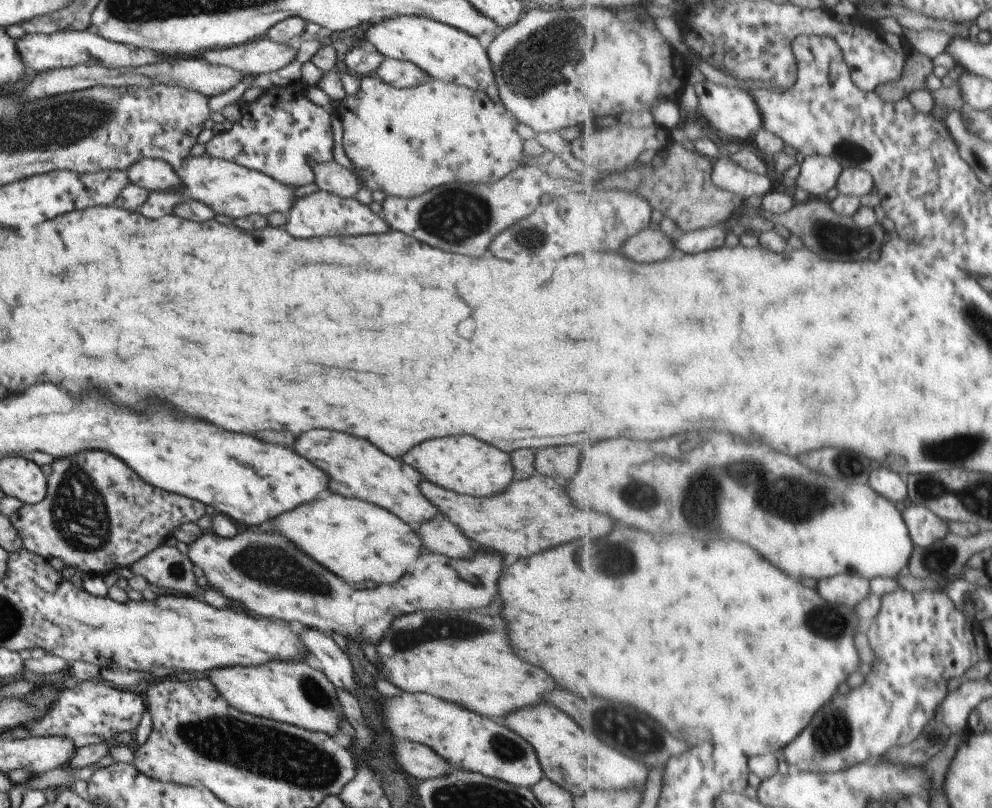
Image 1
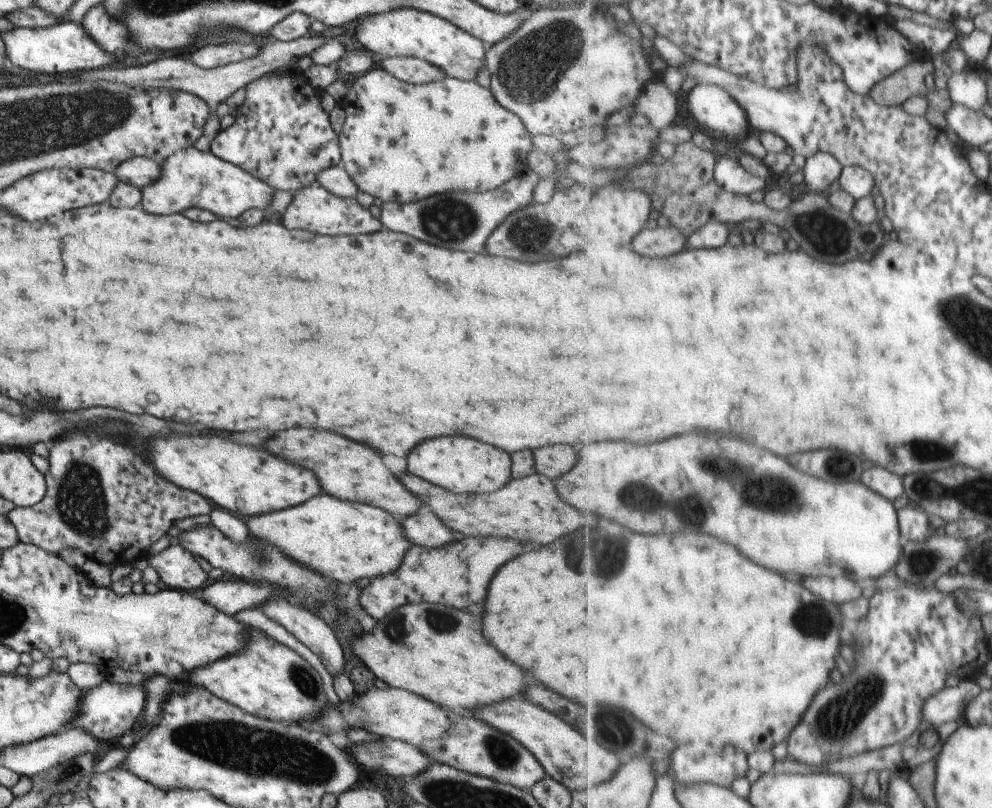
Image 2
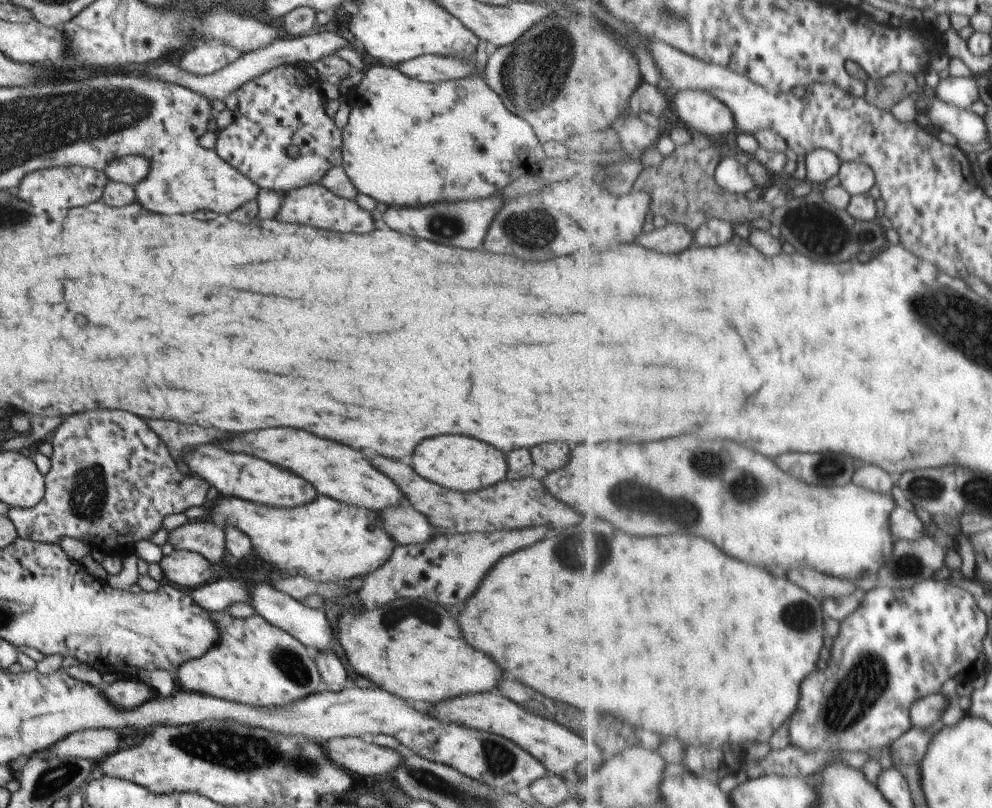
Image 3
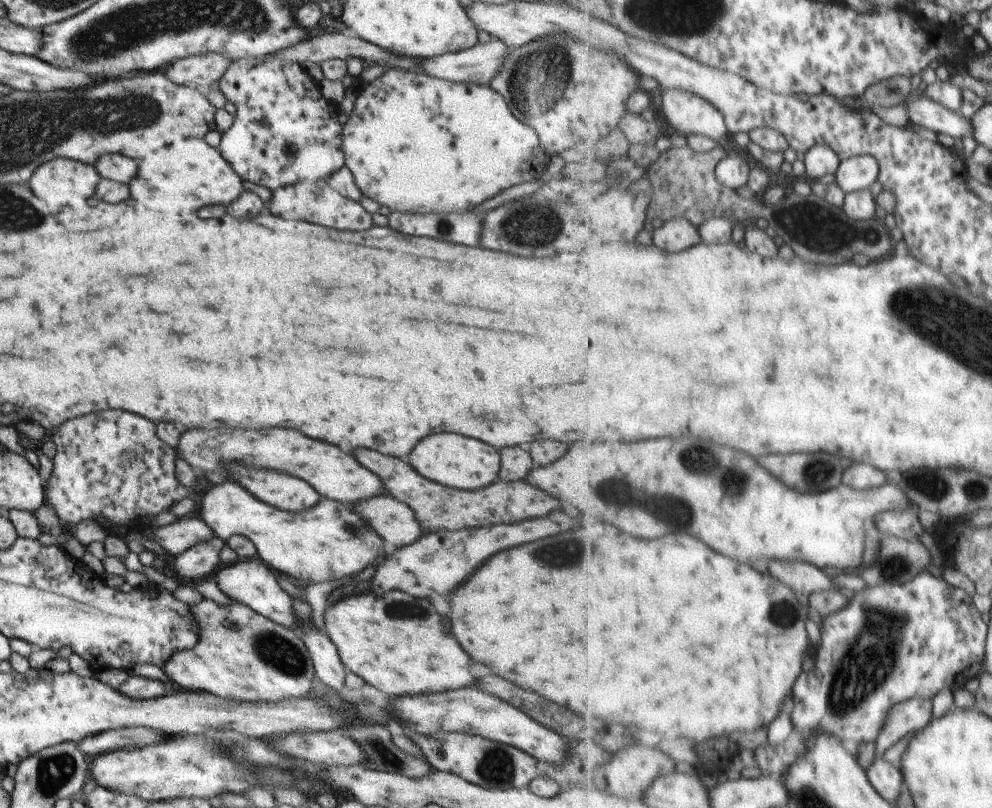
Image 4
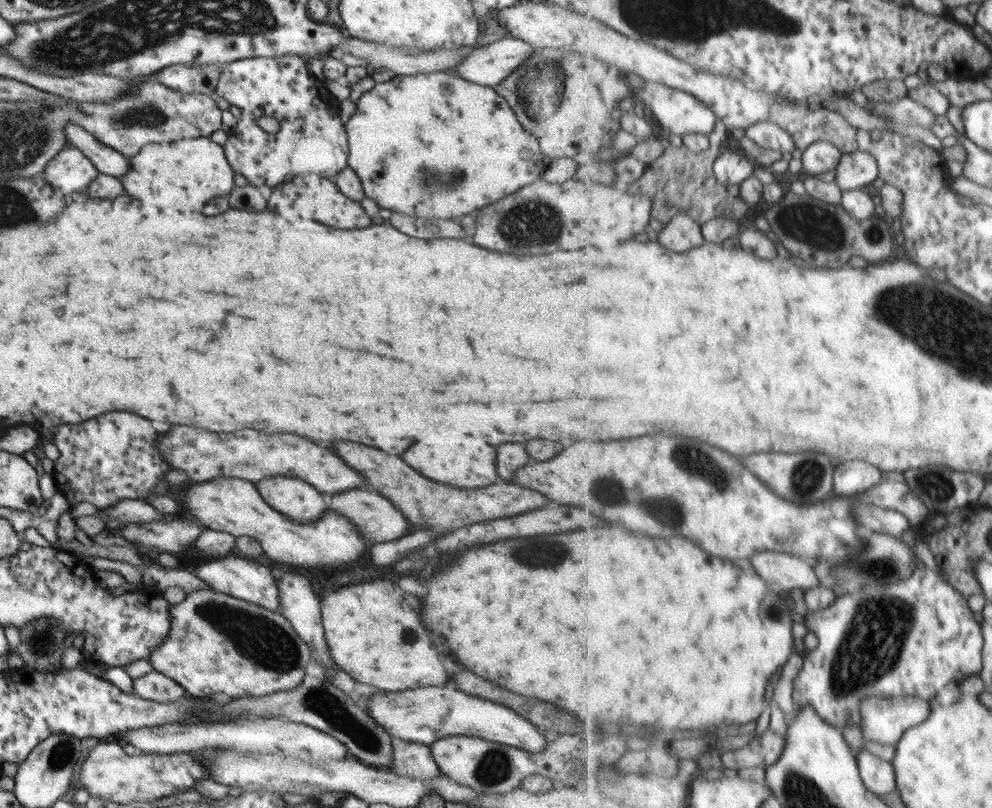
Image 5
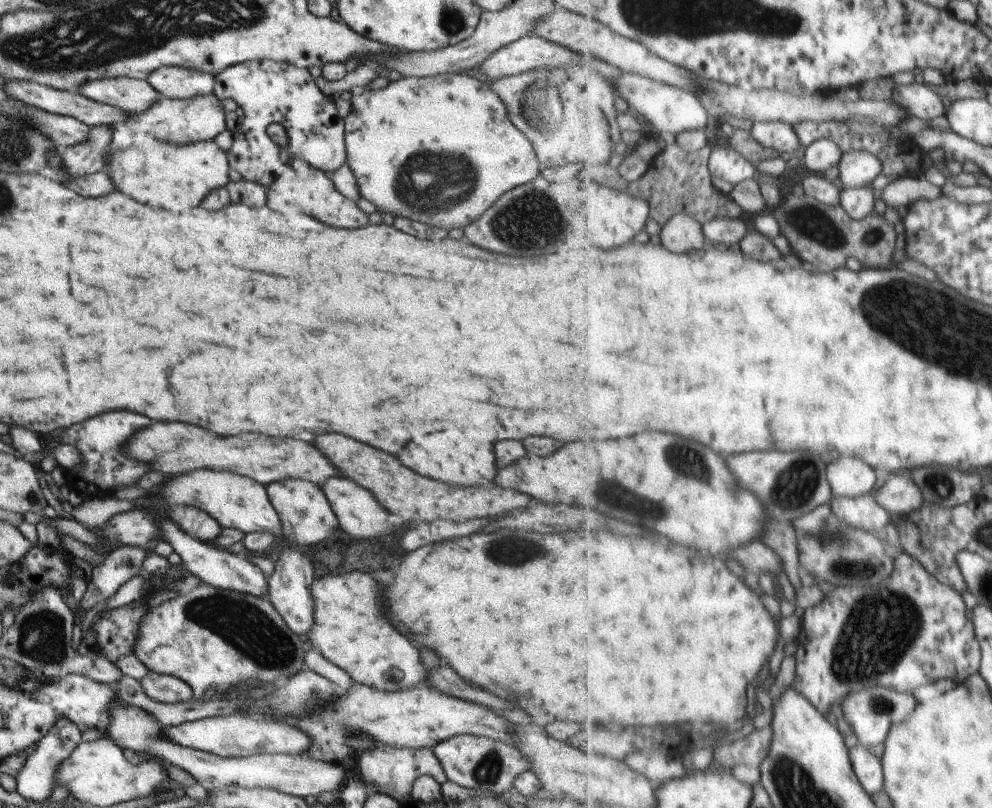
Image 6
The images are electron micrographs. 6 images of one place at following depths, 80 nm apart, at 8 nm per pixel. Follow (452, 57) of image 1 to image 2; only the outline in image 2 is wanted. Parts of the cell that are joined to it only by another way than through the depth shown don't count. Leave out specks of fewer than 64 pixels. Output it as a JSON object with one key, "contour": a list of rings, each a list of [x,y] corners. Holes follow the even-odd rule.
{"contour":[[[397,7],[391,10],[363,17],[354,28],[355,38],[362,50],[376,61],[395,57],[415,57],[438,66],[447,77],[468,81],[475,77],[478,68],[484,64],[481,41],[457,25],[443,20],[443,17],[411,7]]]}

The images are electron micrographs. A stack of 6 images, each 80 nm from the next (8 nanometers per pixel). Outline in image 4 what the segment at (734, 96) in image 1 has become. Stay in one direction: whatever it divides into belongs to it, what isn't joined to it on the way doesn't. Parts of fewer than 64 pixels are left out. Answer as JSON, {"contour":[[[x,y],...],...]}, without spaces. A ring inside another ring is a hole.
{"contour":[[[660,89],[662,114],[677,133],[699,133],[716,141],[727,134],[725,117],[711,101],[681,89]]]}

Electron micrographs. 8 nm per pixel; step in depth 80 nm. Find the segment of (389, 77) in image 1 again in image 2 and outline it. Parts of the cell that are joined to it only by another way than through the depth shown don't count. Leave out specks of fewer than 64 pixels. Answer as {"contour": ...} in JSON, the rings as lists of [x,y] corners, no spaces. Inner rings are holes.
{"contour":[[[395,57],[378,61],[379,67],[399,80],[411,83],[430,83],[446,76],[438,66],[415,57]]]}

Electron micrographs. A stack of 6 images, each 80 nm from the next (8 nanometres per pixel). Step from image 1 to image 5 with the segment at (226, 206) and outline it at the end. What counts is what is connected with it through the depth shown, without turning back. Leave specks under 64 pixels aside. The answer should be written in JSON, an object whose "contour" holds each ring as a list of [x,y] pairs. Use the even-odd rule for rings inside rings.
{"contour":[[[209,137],[148,146],[127,160],[130,167],[120,178],[125,194],[155,208],[169,208],[177,212],[199,210],[205,202],[215,196],[229,194],[235,186],[234,172],[227,164],[222,147]]]}

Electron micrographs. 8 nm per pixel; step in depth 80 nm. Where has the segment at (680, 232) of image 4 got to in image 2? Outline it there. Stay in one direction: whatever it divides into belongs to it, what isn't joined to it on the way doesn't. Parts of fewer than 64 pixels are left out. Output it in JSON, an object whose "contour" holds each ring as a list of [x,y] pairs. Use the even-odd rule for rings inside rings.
{"contour":[[[673,225],[669,227],[657,226],[654,229],[643,230],[633,240],[633,248],[637,252],[643,252],[643,256],[667,258],[667,256],[681,252],[685,248],[688,238],[679,228]]]}

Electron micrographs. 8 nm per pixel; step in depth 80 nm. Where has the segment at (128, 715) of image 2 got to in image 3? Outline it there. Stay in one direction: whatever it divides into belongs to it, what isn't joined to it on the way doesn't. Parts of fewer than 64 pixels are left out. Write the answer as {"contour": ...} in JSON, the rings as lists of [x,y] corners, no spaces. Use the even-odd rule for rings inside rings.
{"contour":[[[119,679],[102,688],[104,698],[108,703],[120,709],[132,709],[138,704],[145,702],[155,696],[153,691],[142,681]]]}

